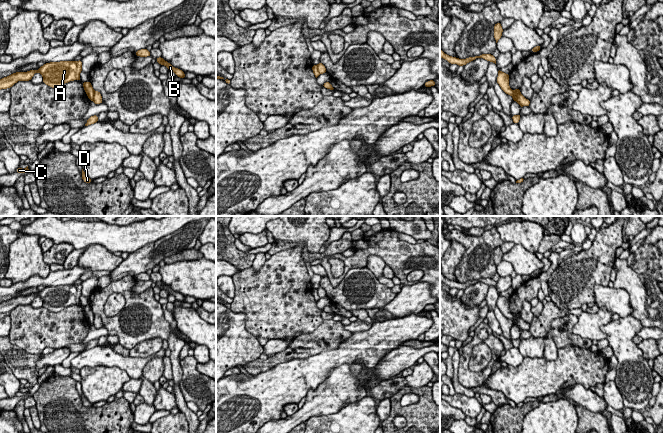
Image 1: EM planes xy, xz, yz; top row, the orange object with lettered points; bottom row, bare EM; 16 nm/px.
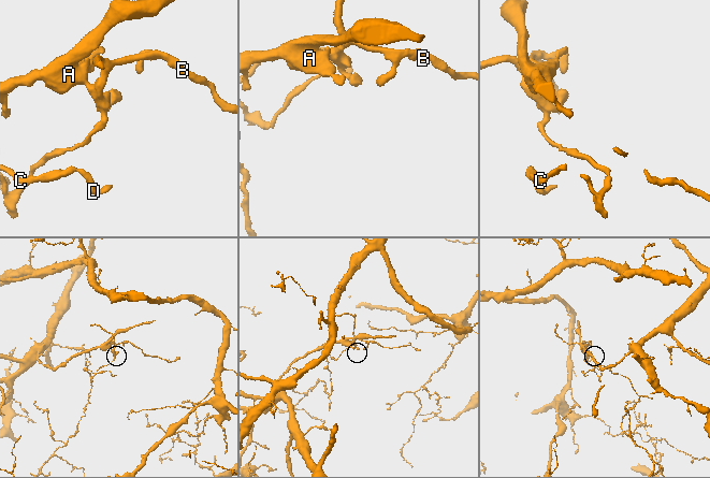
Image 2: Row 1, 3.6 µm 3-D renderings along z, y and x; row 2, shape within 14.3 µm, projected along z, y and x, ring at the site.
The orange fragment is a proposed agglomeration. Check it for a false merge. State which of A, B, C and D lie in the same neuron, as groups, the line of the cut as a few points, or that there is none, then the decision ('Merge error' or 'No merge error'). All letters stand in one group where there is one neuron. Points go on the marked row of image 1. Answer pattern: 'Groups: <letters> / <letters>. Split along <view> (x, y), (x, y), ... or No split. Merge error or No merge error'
Groups: A / B C D. Split along yz (512, 90), (516, 100), (522, 106). Merge error

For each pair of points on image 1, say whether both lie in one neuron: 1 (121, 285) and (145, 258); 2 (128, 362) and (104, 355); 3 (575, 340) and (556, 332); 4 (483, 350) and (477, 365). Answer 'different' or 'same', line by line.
1: different
2: same
3: same
4: same

